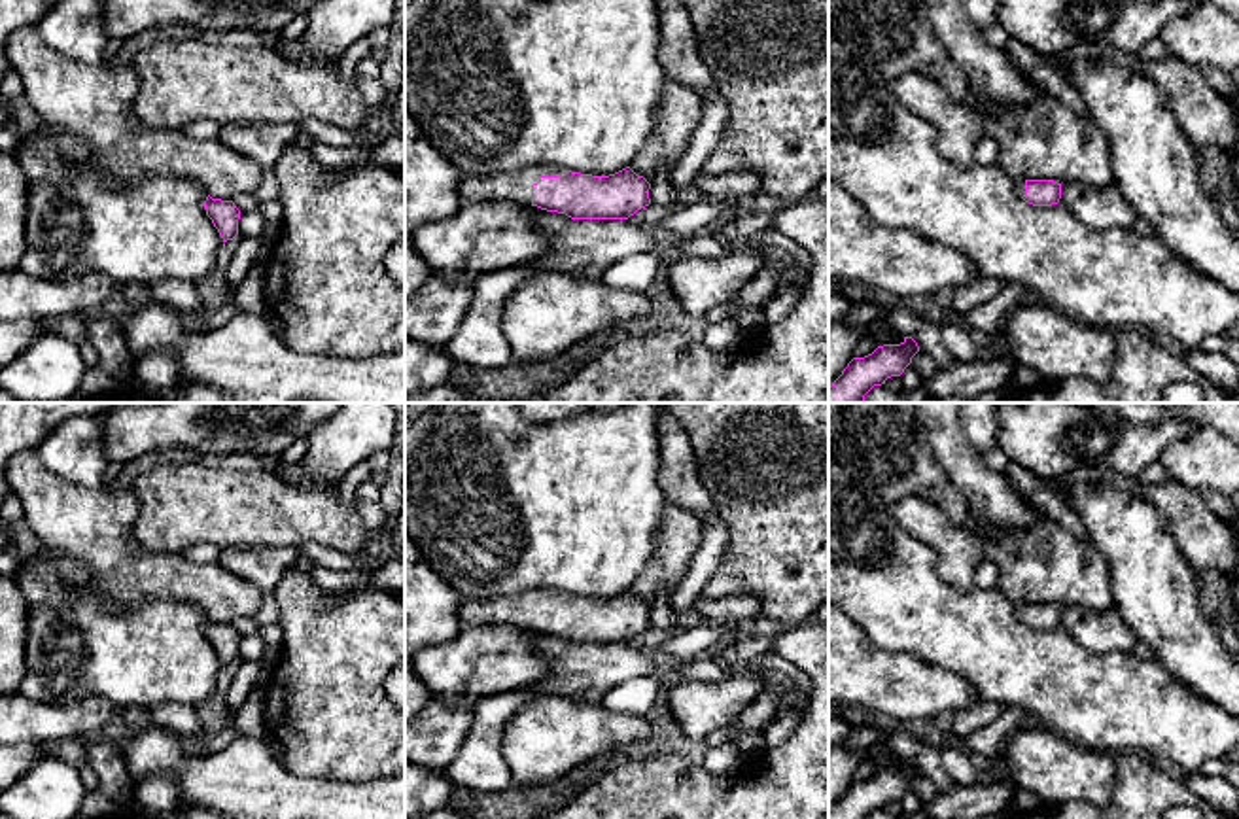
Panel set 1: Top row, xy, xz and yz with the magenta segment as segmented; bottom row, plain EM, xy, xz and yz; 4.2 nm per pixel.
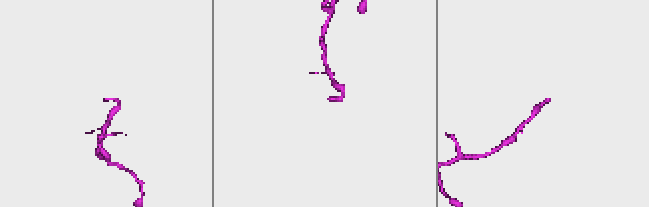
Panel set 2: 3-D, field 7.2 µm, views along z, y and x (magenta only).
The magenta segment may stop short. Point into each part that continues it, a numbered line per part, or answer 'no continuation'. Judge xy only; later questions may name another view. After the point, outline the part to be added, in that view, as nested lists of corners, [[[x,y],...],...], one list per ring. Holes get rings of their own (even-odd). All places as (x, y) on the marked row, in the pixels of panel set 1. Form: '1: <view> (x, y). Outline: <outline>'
no continuation

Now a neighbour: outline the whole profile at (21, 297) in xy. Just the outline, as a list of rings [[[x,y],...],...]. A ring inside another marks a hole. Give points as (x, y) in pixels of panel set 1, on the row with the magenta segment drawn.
[[[19,267],[0,272],[0,322],[96,316],[117,284],[102,272],[53,282],[32,278]]]

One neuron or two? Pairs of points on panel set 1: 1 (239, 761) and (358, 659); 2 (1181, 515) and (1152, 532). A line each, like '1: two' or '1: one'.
1: two
2: two

